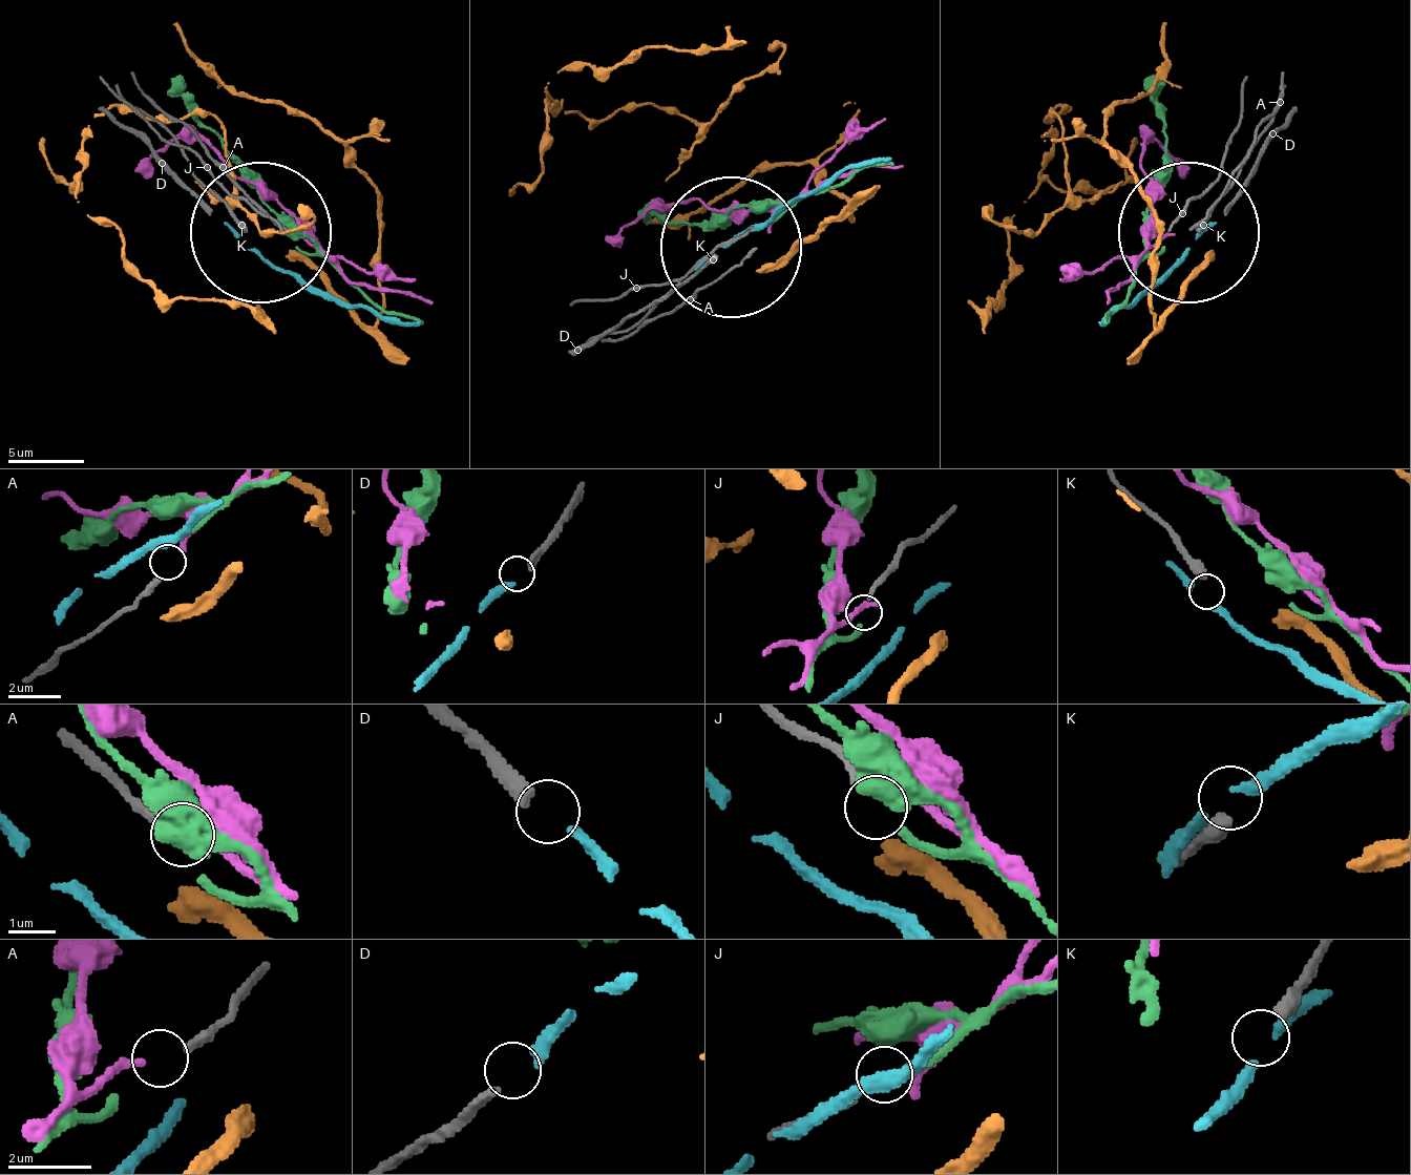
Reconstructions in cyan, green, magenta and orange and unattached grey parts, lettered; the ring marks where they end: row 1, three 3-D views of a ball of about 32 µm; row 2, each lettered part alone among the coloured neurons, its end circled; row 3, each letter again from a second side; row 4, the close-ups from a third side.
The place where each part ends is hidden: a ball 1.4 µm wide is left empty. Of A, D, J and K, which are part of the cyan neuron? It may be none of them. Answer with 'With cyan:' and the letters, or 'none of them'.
With cyan: D

